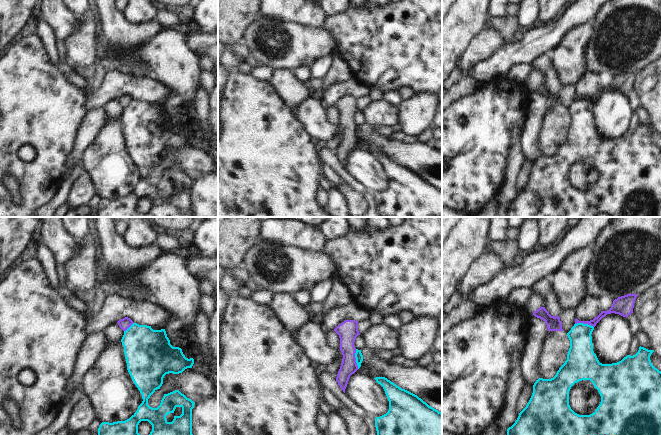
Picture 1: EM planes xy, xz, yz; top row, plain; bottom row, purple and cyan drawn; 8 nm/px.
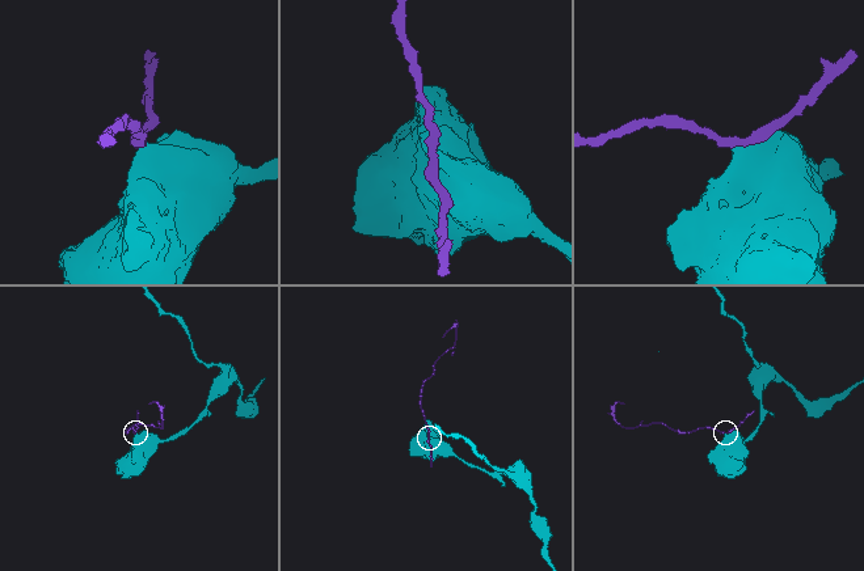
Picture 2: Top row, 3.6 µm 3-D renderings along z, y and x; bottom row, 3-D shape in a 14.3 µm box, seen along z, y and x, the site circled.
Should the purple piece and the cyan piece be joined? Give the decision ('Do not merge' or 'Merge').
Do not merge.

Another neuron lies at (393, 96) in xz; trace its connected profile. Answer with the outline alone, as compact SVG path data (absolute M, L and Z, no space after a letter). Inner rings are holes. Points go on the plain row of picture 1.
M399 90L387 91L383 94L382 99L390 102L394 106L400 106L400 104L403 102Z

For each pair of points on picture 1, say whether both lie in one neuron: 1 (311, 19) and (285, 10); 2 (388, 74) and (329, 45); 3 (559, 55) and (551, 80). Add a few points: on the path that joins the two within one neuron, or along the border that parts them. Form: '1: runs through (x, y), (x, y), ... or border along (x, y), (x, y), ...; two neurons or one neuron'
1: runs through (305, 13), (302, 10), (291, 10); one neuron
2: border along (324, 28), (335, 40), (337, 48); two neurons
3: border along (551, 51), (554, 67), (564, 84); two neurons

